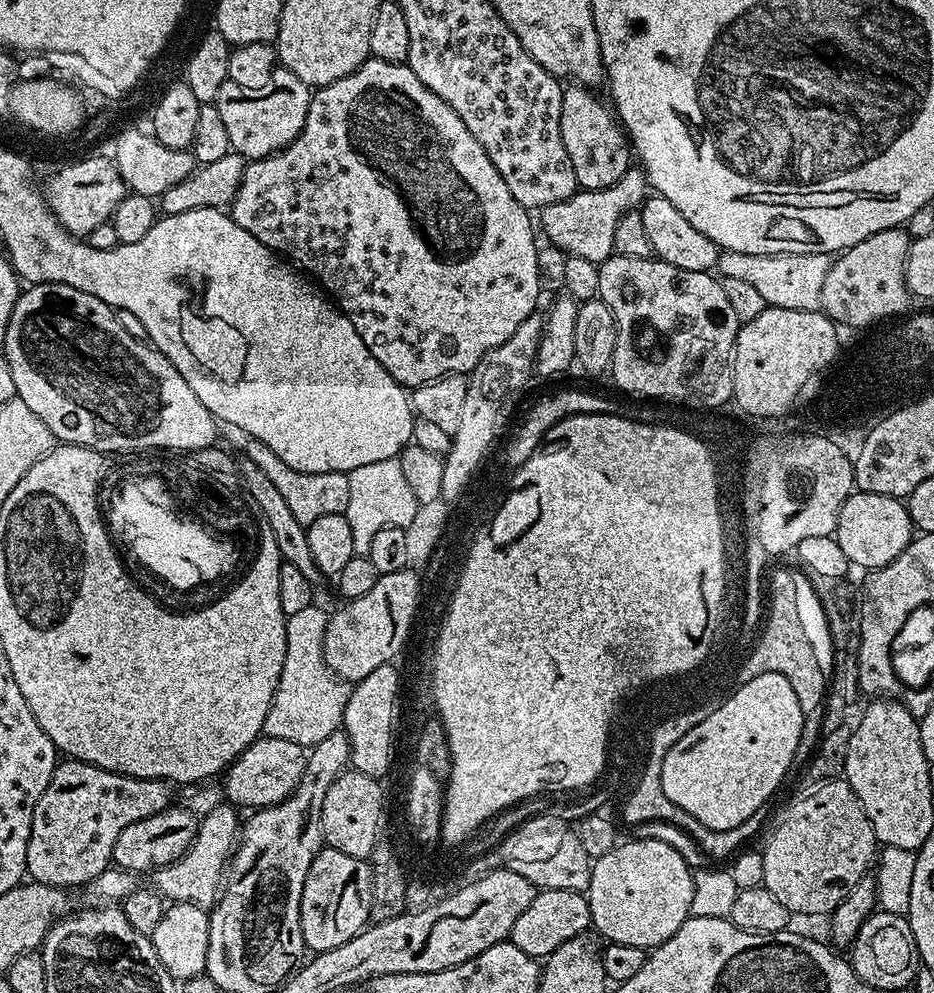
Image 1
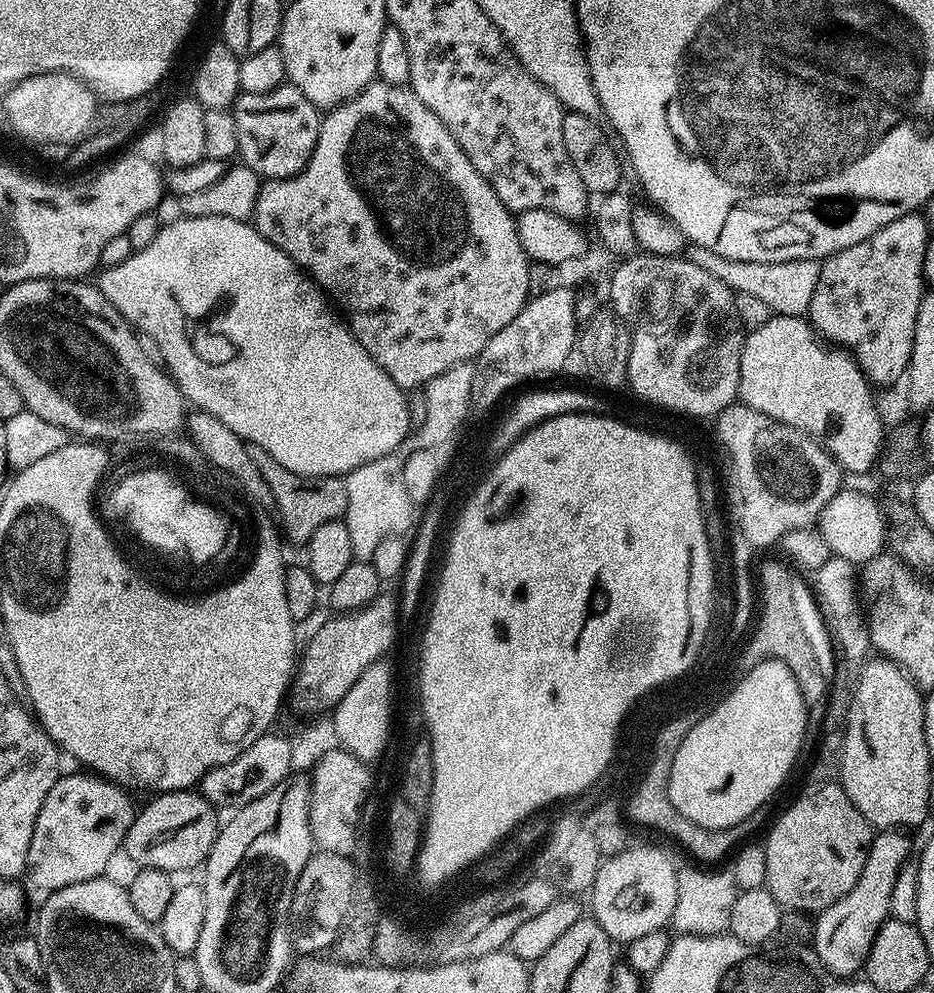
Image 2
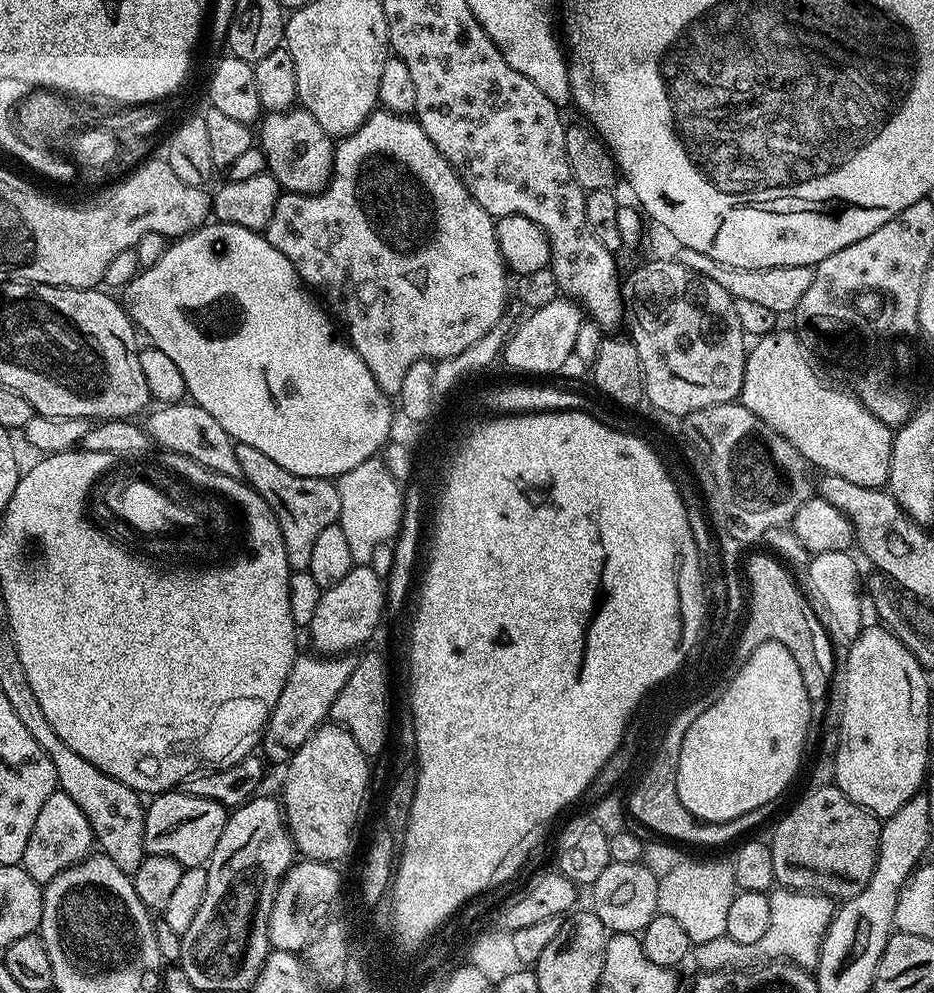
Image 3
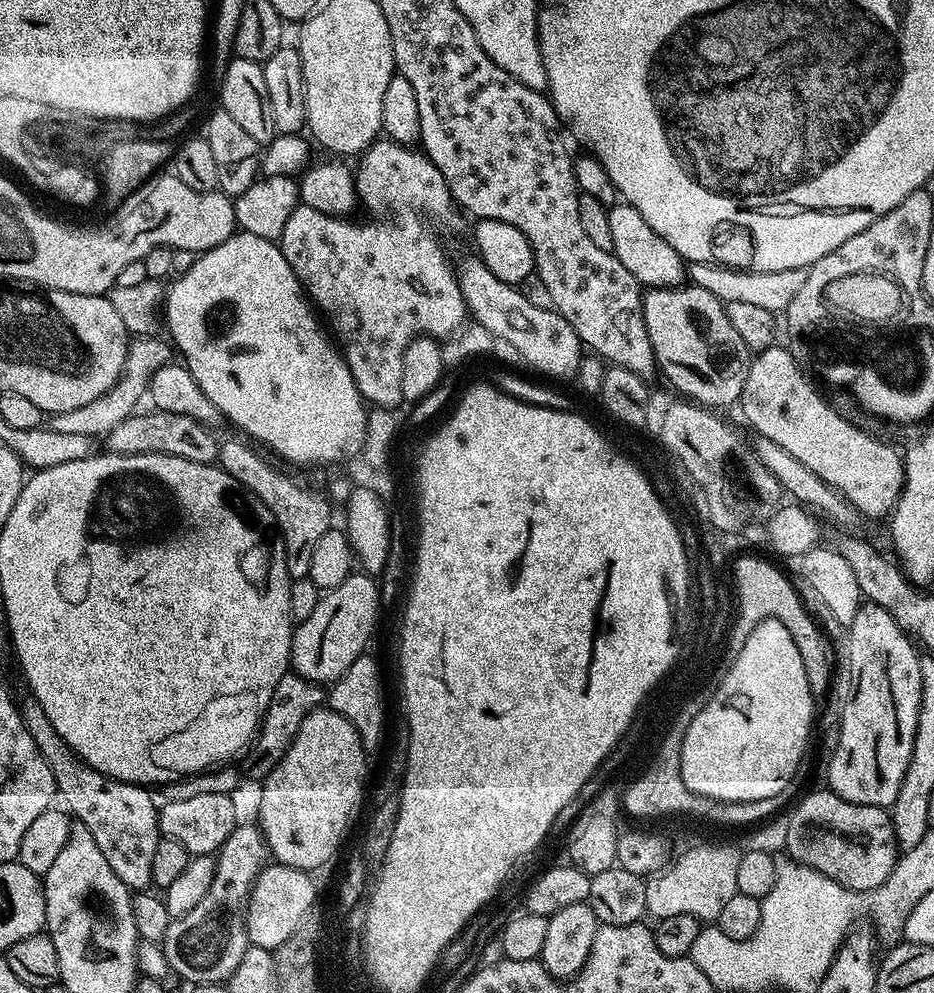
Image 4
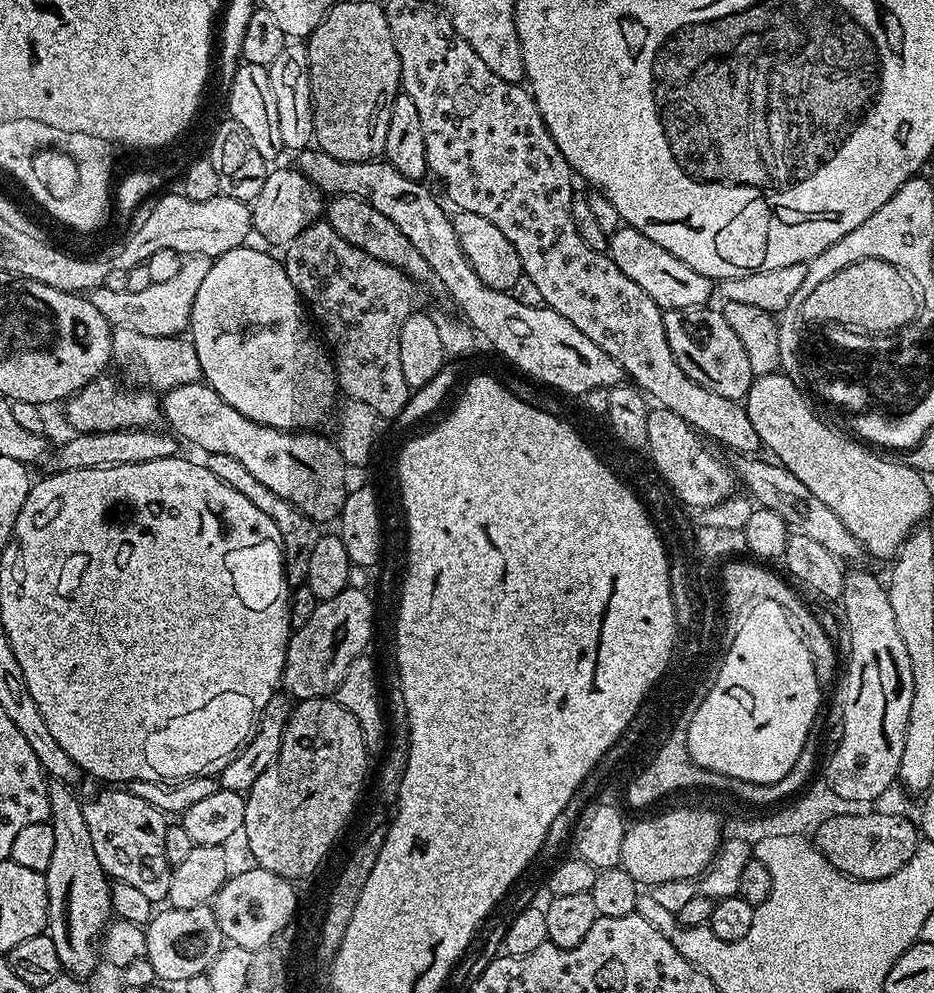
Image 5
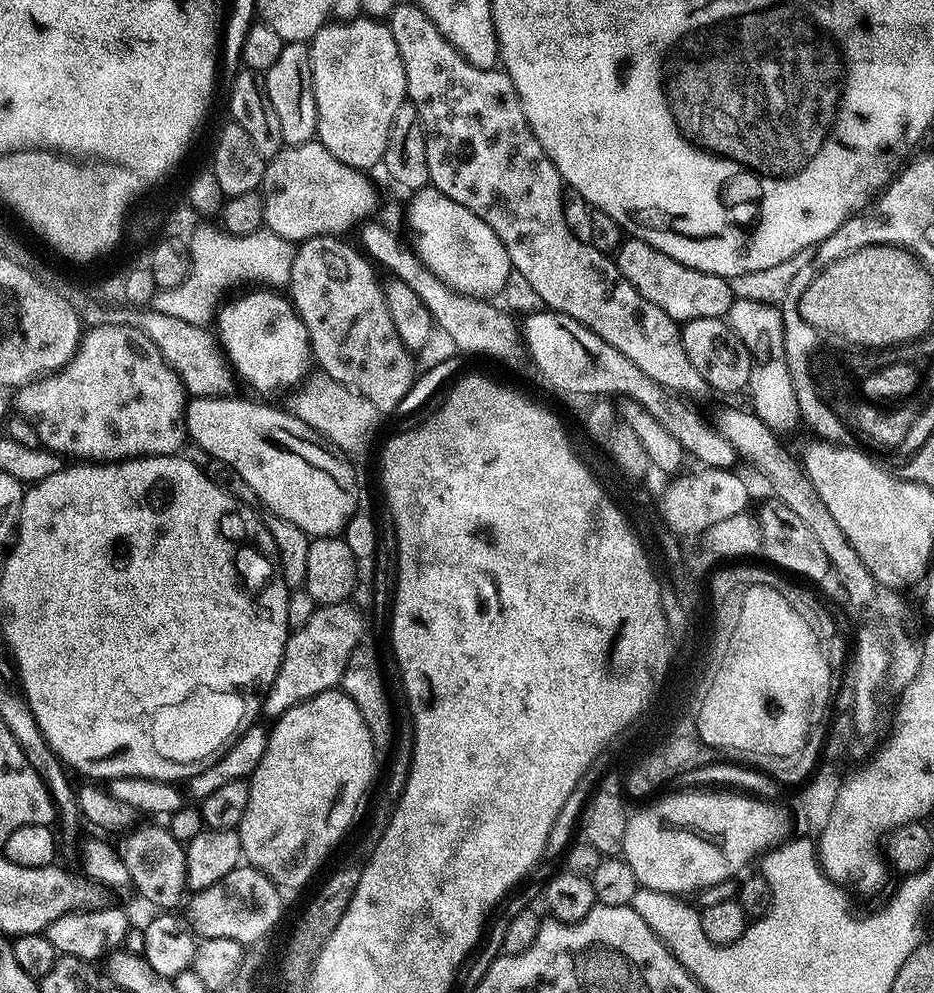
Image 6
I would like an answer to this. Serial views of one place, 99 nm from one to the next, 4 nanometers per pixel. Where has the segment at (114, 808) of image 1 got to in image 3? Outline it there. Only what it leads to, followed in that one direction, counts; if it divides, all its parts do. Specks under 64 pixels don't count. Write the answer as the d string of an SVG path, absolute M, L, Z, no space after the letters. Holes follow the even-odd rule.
M57 790L50 794L50 798L46 798L46 803L42 805L34 822L34 830L30 830L22 866L36 884L43 886L49 884L58 874L62 874L62 870L84 859L93 848L94 835L86 814L80 809L78 802L74 802L74 798Z

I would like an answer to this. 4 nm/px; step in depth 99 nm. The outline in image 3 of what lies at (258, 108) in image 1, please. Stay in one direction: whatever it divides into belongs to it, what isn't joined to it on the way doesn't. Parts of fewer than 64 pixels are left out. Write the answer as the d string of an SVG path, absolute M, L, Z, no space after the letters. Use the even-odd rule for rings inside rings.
M302 107L267 113L258 124L258 147L264 152L267 171L272 173L283 191L322 192L332 179L332 163L336 157L333 137L318 126L314 114Z

